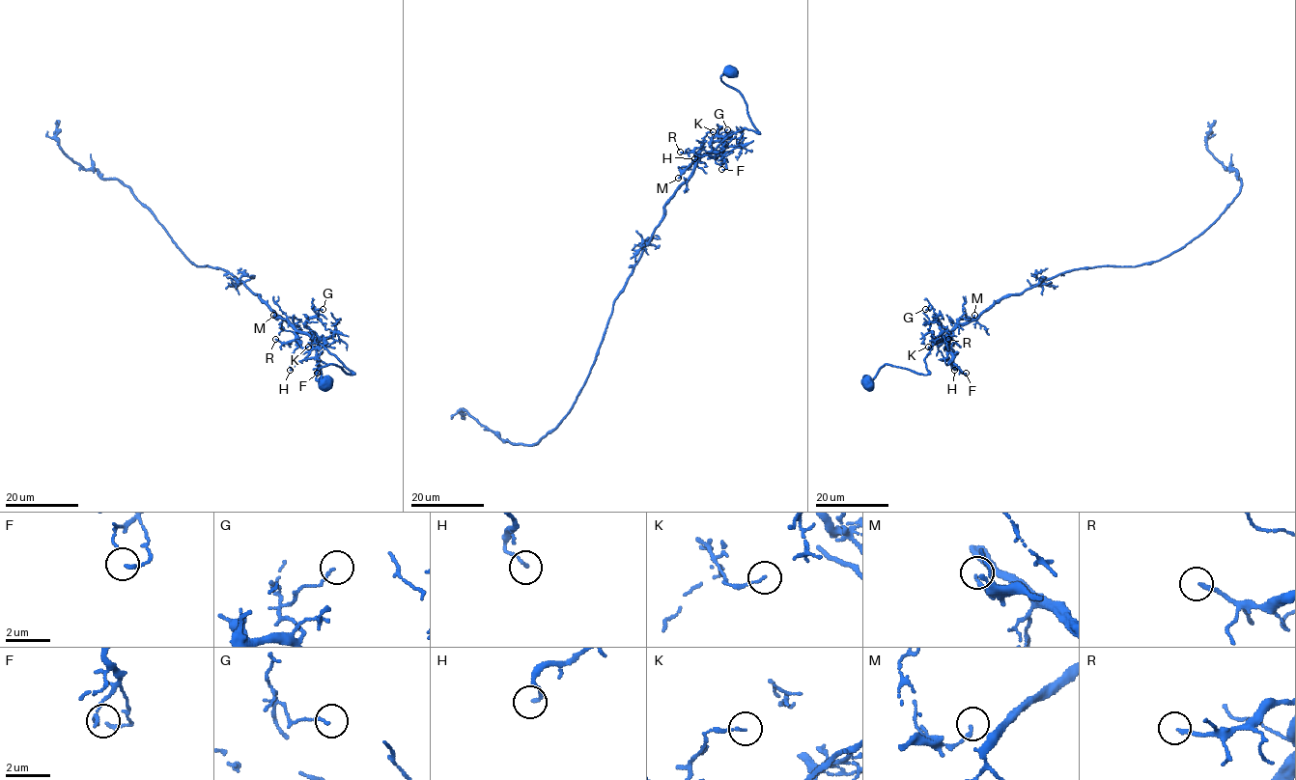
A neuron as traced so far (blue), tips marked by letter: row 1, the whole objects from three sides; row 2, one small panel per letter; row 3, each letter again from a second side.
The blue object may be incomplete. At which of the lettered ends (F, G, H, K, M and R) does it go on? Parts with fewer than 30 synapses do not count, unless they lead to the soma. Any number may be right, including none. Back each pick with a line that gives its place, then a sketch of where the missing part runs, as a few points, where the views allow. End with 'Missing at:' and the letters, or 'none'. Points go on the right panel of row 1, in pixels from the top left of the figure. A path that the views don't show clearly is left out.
Missing at: none

